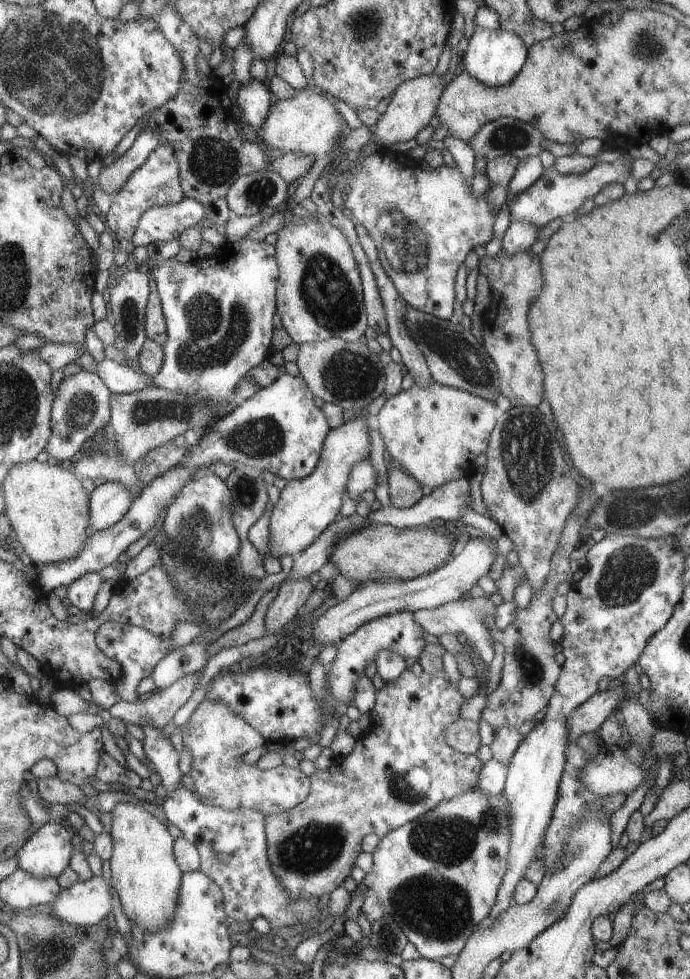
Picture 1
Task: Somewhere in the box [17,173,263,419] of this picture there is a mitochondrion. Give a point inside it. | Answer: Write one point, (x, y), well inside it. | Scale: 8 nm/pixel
(212, 337)

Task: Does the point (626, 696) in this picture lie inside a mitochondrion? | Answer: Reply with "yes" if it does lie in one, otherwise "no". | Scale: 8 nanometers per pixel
no

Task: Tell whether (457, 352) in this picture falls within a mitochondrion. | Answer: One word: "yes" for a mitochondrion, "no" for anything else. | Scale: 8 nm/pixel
yes

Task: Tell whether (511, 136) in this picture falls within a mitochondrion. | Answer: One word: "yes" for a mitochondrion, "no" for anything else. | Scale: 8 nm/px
yes

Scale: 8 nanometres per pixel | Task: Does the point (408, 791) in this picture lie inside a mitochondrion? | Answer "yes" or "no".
yes

